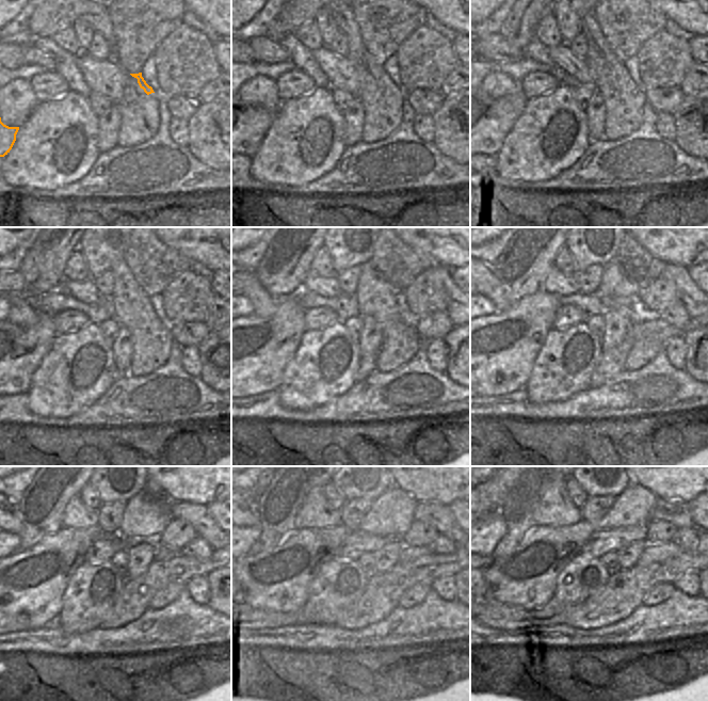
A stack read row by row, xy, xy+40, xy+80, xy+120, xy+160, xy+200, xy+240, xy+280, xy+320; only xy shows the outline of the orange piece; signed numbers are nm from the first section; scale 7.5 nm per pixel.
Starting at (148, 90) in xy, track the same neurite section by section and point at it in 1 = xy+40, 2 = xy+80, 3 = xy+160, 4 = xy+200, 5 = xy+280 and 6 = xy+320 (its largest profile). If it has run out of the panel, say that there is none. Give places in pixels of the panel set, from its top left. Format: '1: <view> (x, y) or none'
1: xy+40 (371, 67)
2: xy+80 (612, 66)
3: xy+160 (380, 296)
4: xy+200 (617, 290)
5: xy+280 (390, 514)
6: xy+320 (526, 577)

